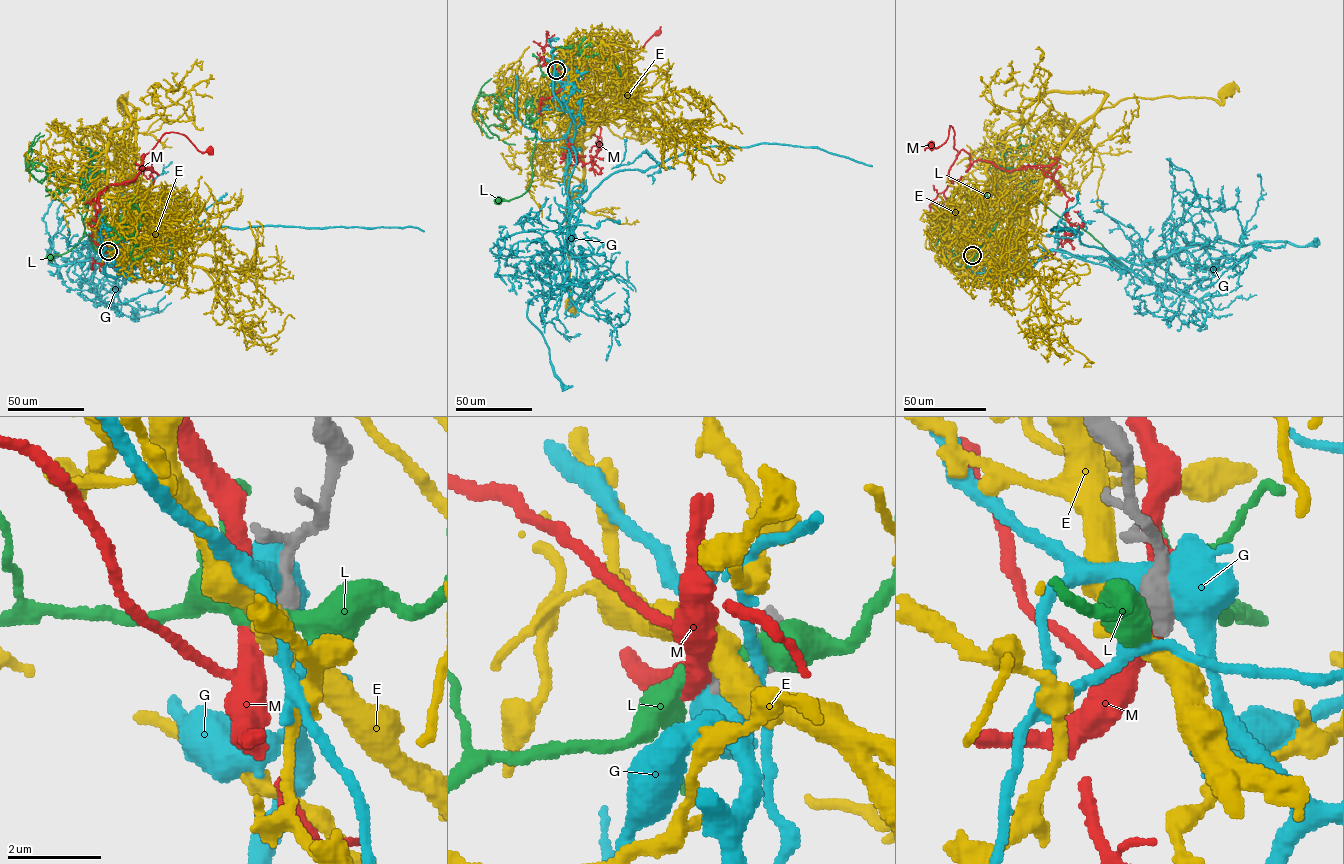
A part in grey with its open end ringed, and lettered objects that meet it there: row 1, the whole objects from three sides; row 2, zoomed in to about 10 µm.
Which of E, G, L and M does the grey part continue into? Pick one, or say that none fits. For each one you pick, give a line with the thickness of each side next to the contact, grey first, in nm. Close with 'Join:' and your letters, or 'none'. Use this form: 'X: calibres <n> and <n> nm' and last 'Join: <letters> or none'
Join: none

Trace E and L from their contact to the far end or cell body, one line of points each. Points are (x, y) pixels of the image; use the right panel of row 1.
E: (972, 255), (986, 167), (1009, 127), (1044, 122), (1049, 139), (1063, 143), (1121, 100), (1223, 103), (1227, 90)
L: (972, 254), (954, 232), (954, 264), (965, 267), (1003, 209), (1025, 189), (1087, 231), (1113, 261)

